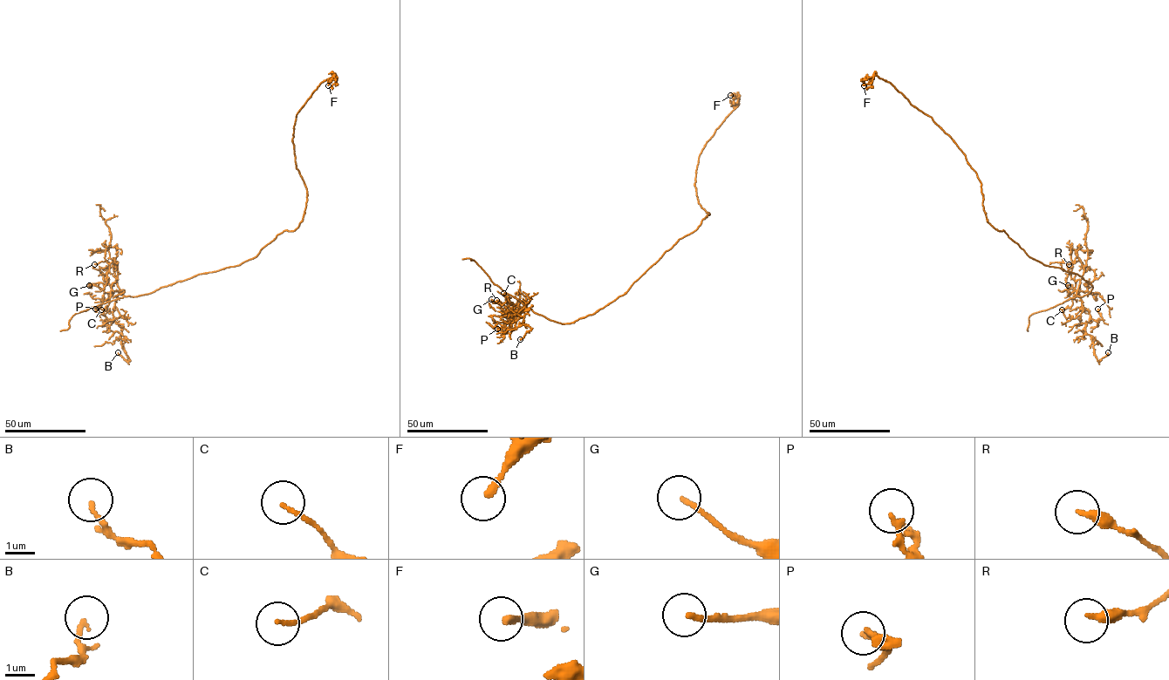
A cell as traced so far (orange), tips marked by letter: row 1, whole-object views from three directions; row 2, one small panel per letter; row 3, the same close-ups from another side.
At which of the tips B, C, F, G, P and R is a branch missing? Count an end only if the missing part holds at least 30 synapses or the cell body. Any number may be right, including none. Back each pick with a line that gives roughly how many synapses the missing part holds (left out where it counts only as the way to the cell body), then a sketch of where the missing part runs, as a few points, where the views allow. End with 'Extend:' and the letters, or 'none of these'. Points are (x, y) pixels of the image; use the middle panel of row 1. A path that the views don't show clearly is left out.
Extend: none of these

